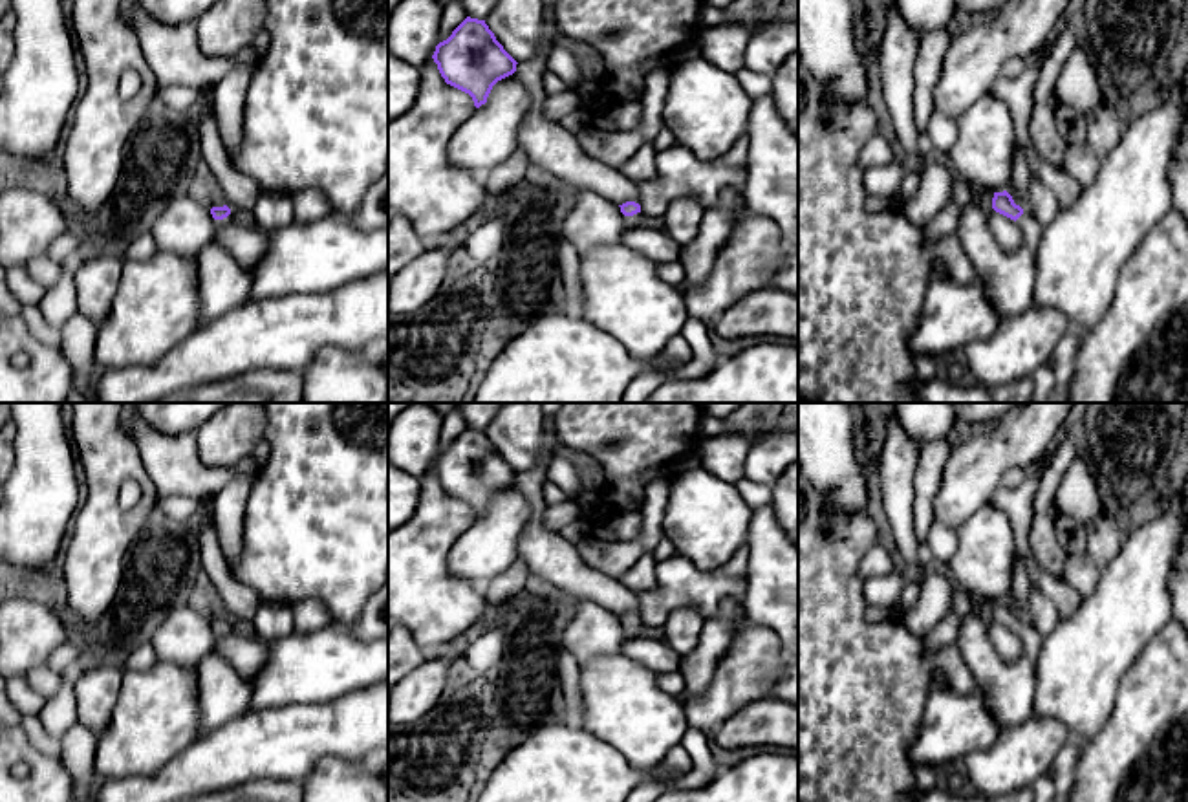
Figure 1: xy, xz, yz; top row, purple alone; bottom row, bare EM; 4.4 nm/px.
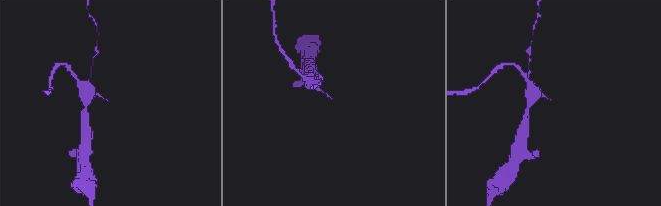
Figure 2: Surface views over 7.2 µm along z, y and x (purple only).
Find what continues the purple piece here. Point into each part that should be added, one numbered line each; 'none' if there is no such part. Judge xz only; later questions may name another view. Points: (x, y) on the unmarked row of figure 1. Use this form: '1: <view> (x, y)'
1: xz (630, 632)

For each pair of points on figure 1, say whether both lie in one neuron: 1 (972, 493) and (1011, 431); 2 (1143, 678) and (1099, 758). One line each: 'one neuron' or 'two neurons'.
1: one neuron
2: one neuron

